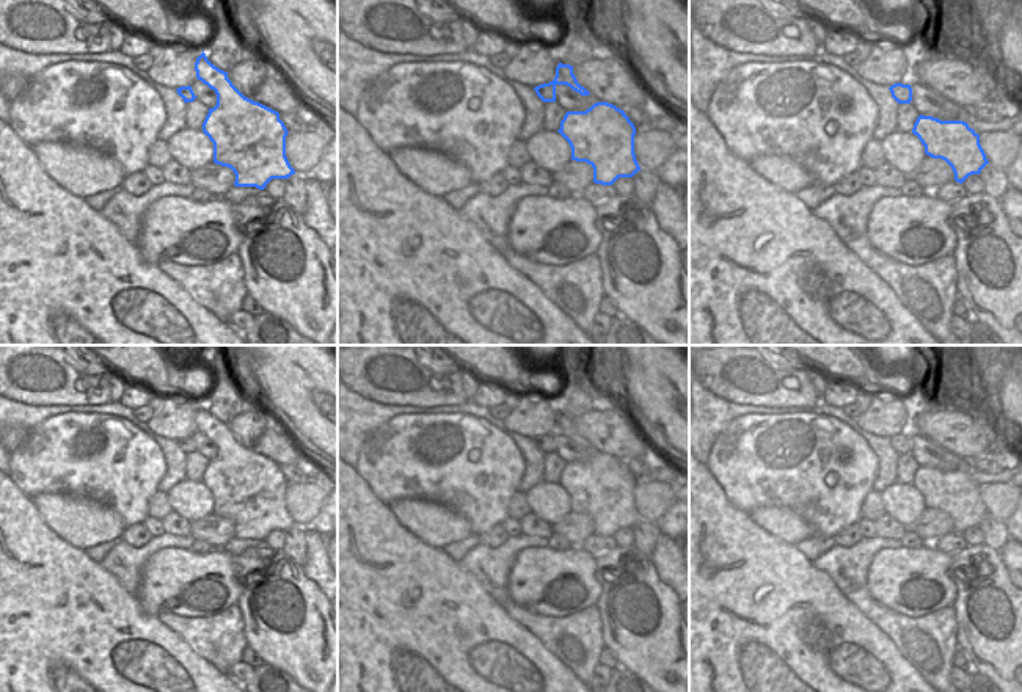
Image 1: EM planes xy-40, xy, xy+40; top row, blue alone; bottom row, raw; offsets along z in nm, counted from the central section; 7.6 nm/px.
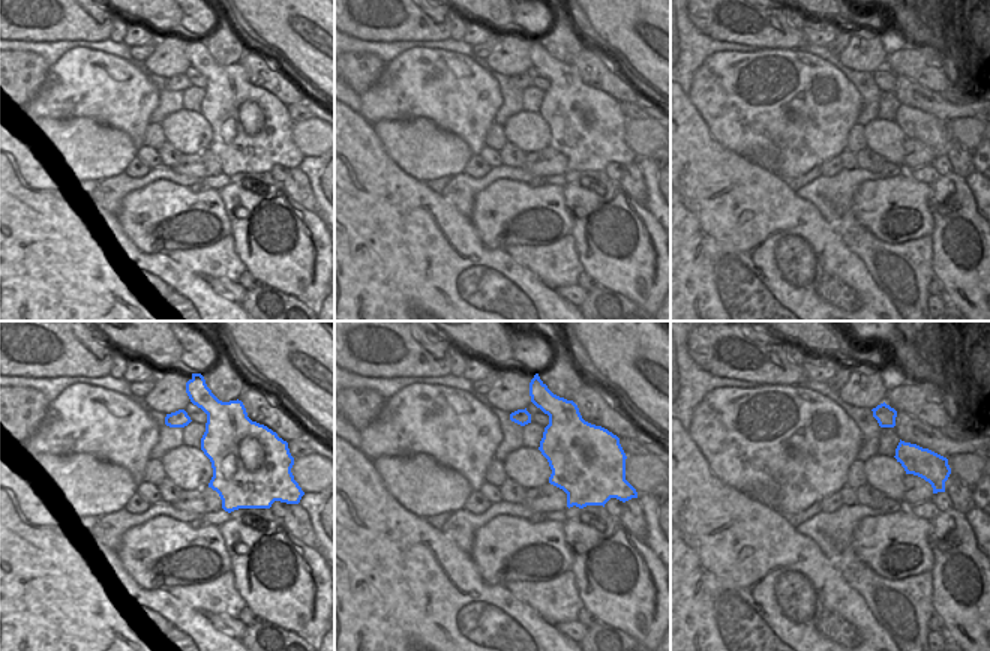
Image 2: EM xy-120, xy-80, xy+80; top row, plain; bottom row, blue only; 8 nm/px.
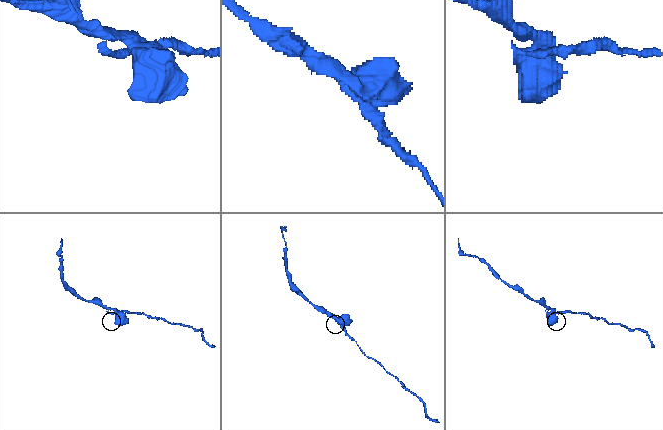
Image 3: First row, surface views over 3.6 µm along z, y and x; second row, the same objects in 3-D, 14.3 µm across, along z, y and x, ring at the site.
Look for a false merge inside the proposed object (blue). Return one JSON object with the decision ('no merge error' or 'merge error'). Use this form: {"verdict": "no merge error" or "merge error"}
{"verdict": "merge error"}

